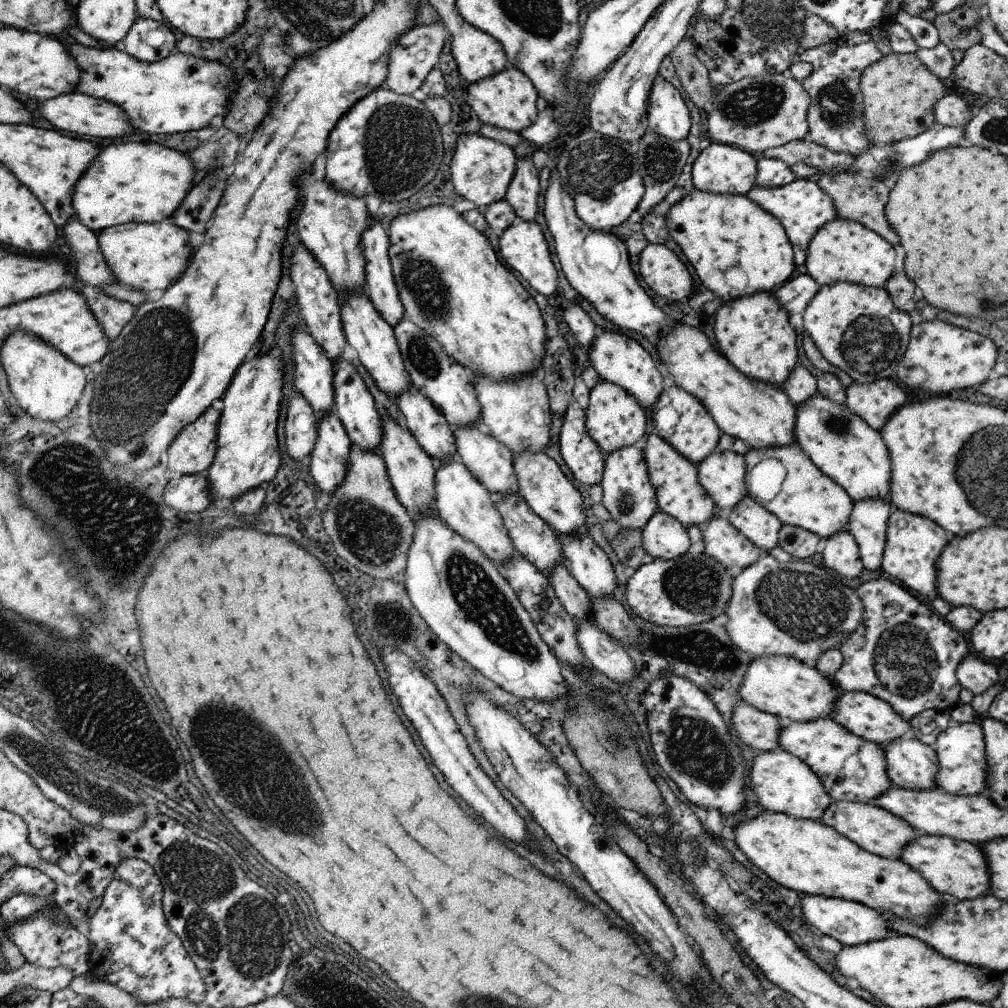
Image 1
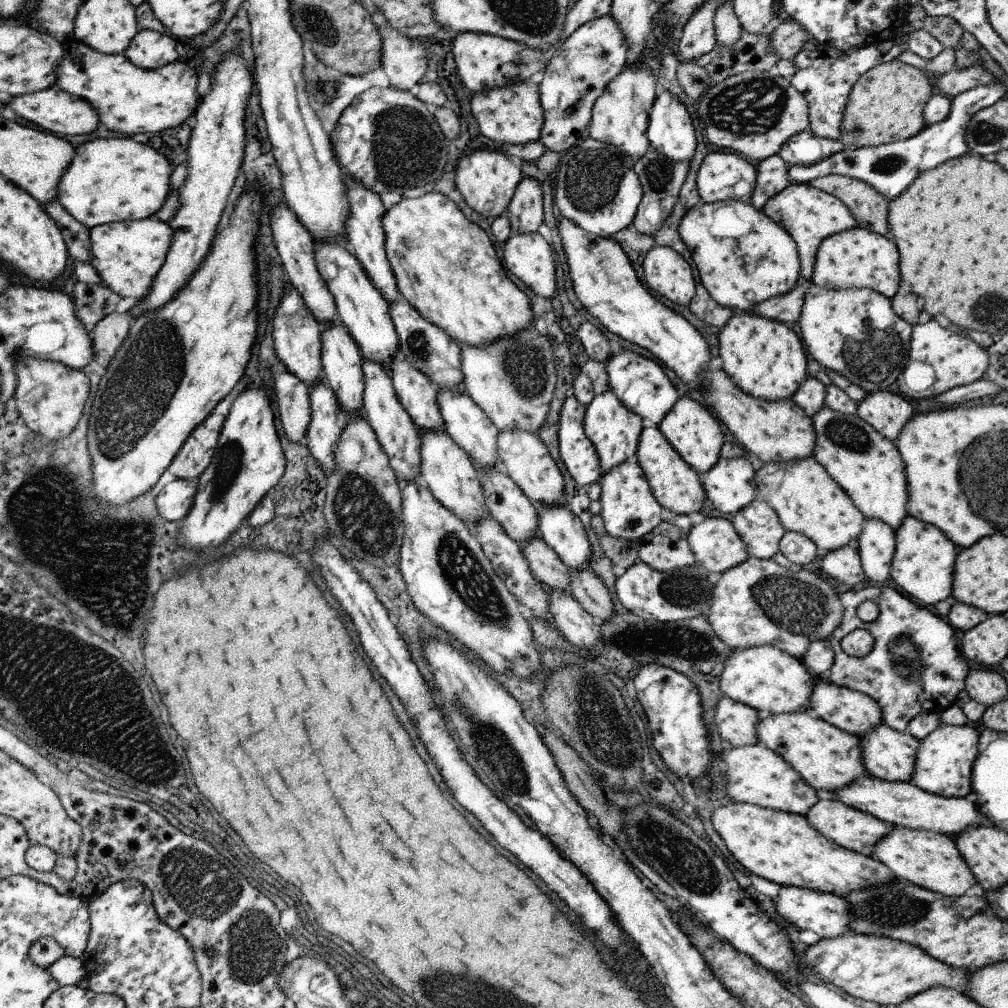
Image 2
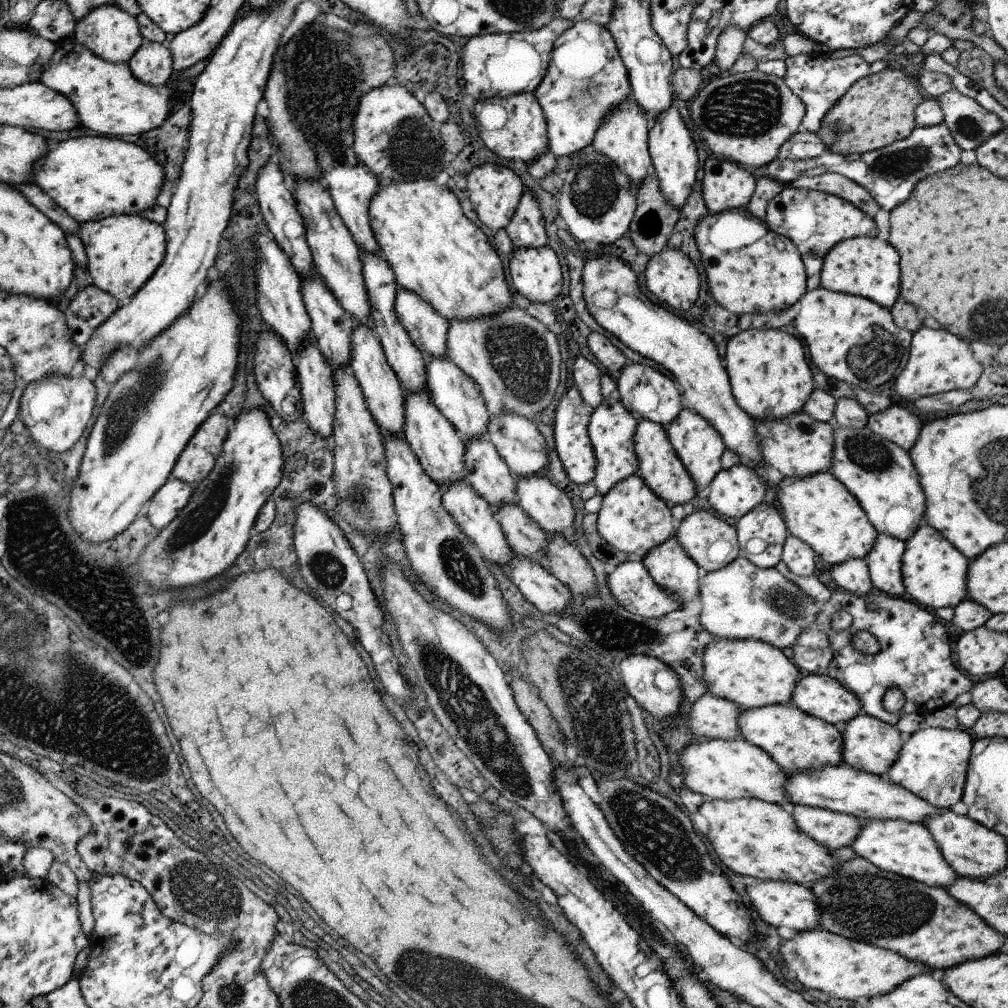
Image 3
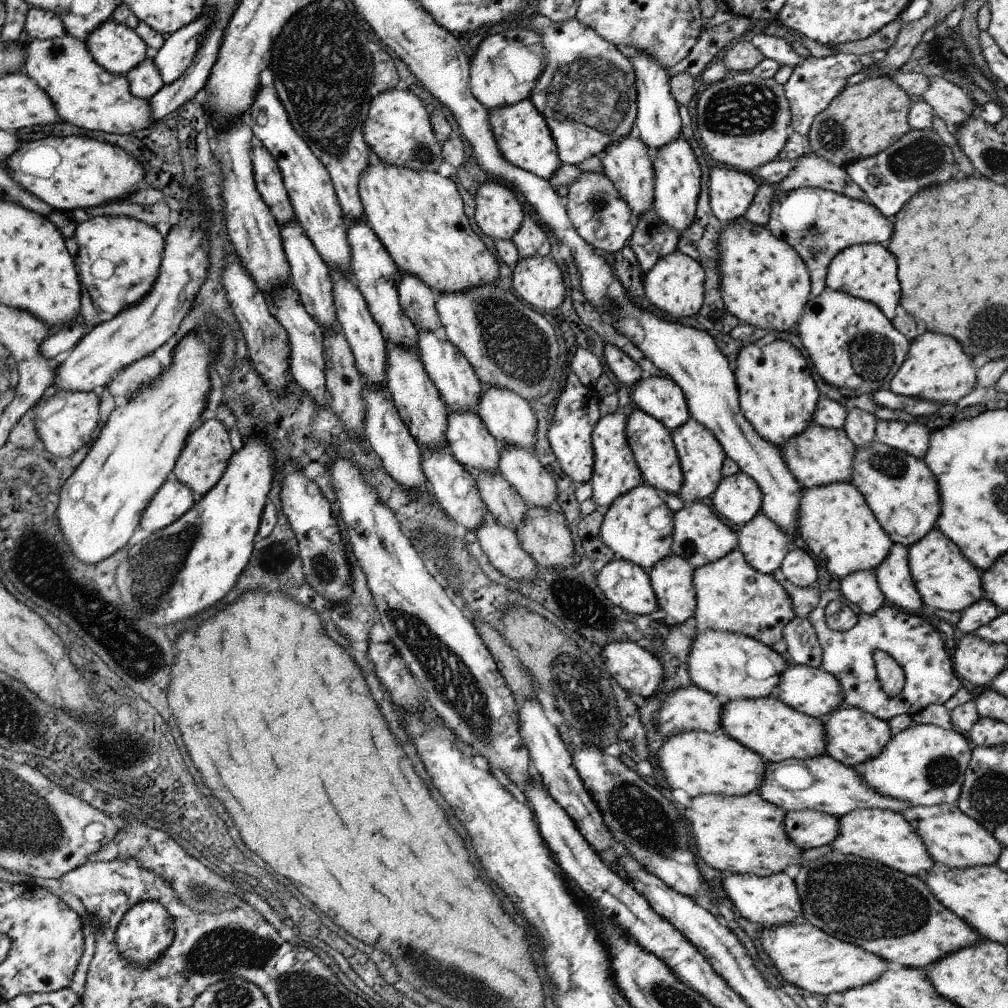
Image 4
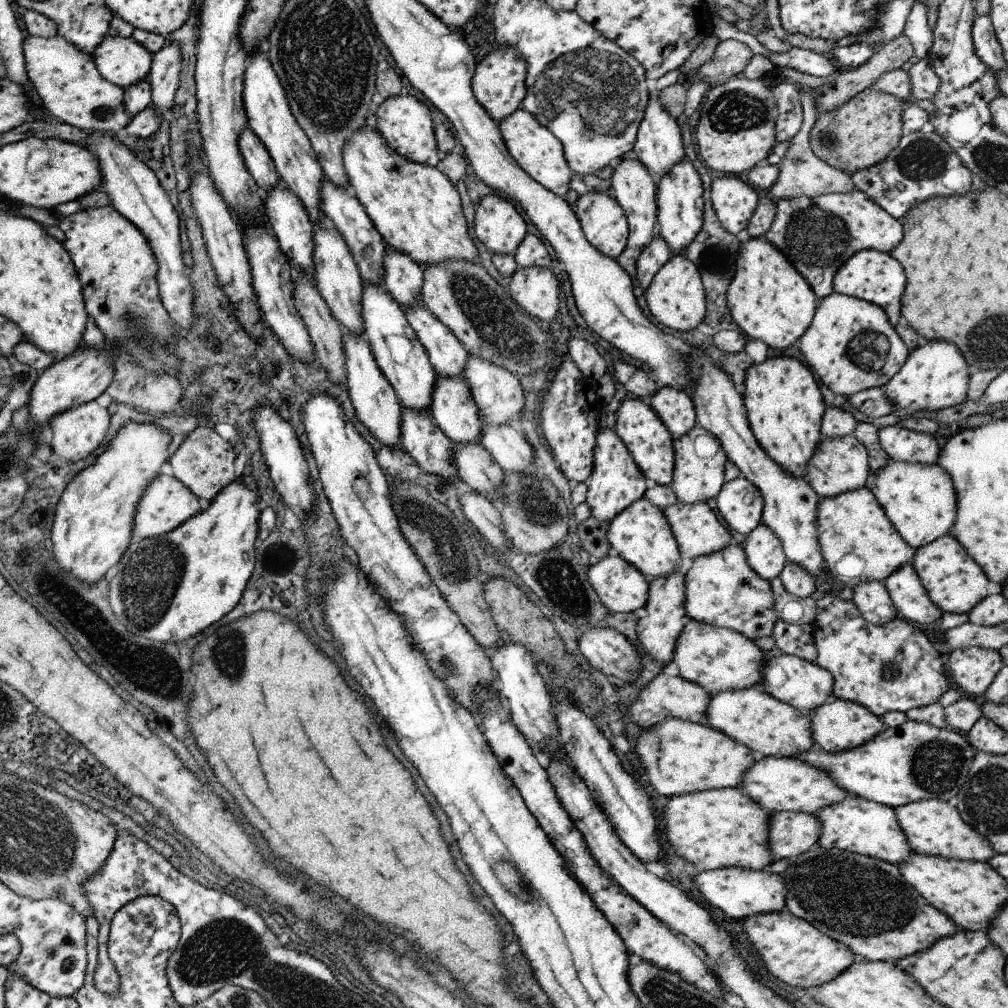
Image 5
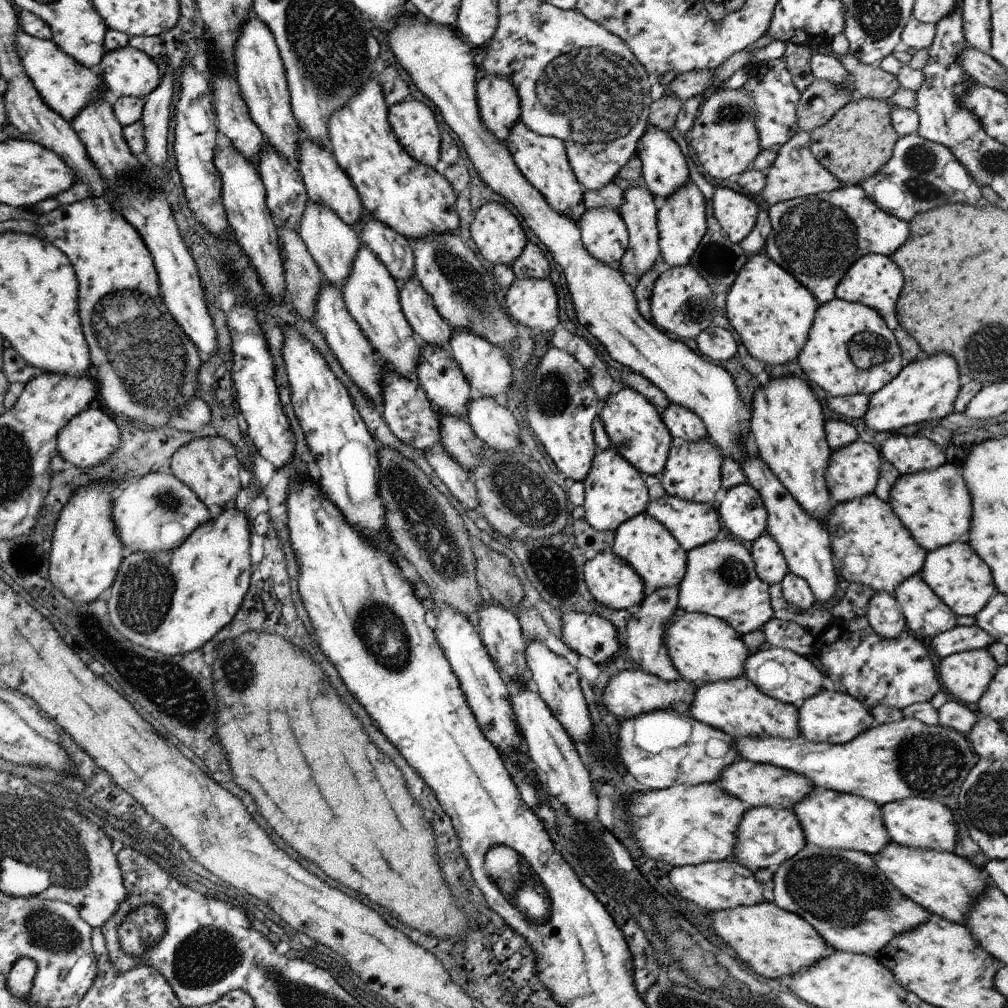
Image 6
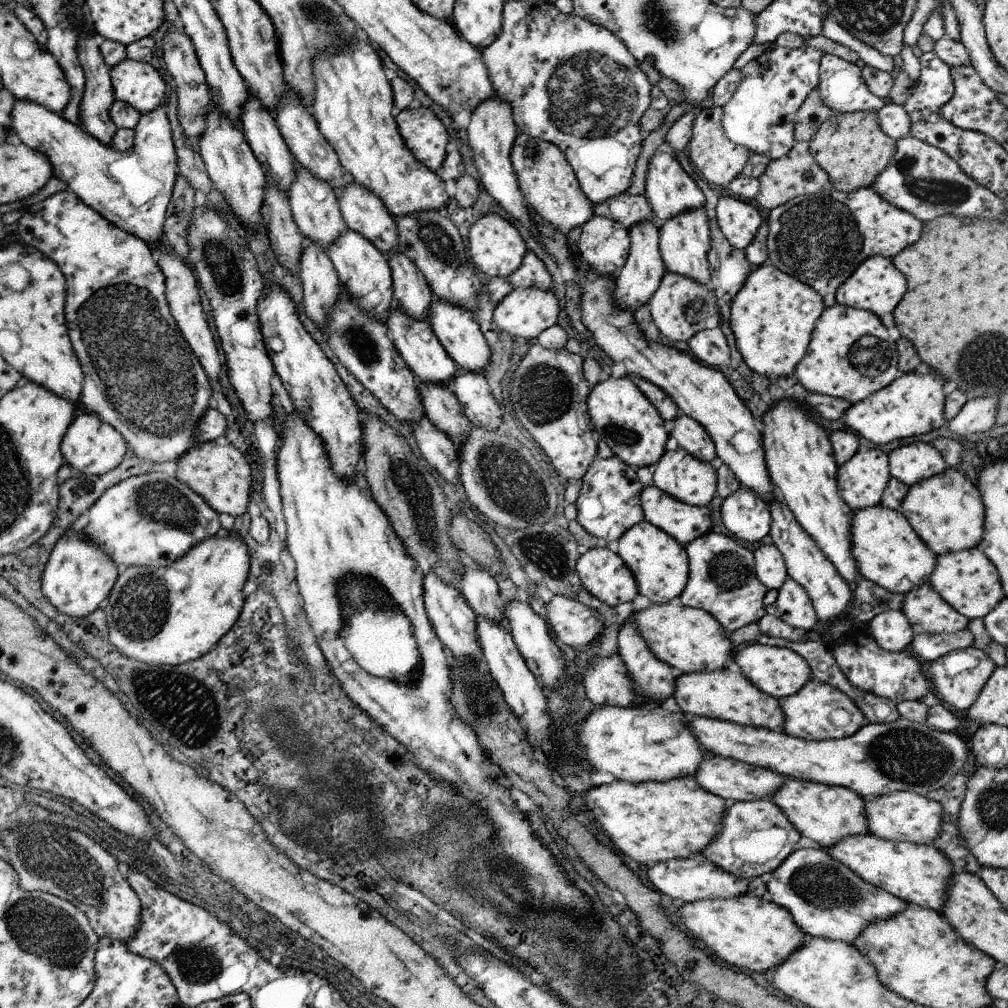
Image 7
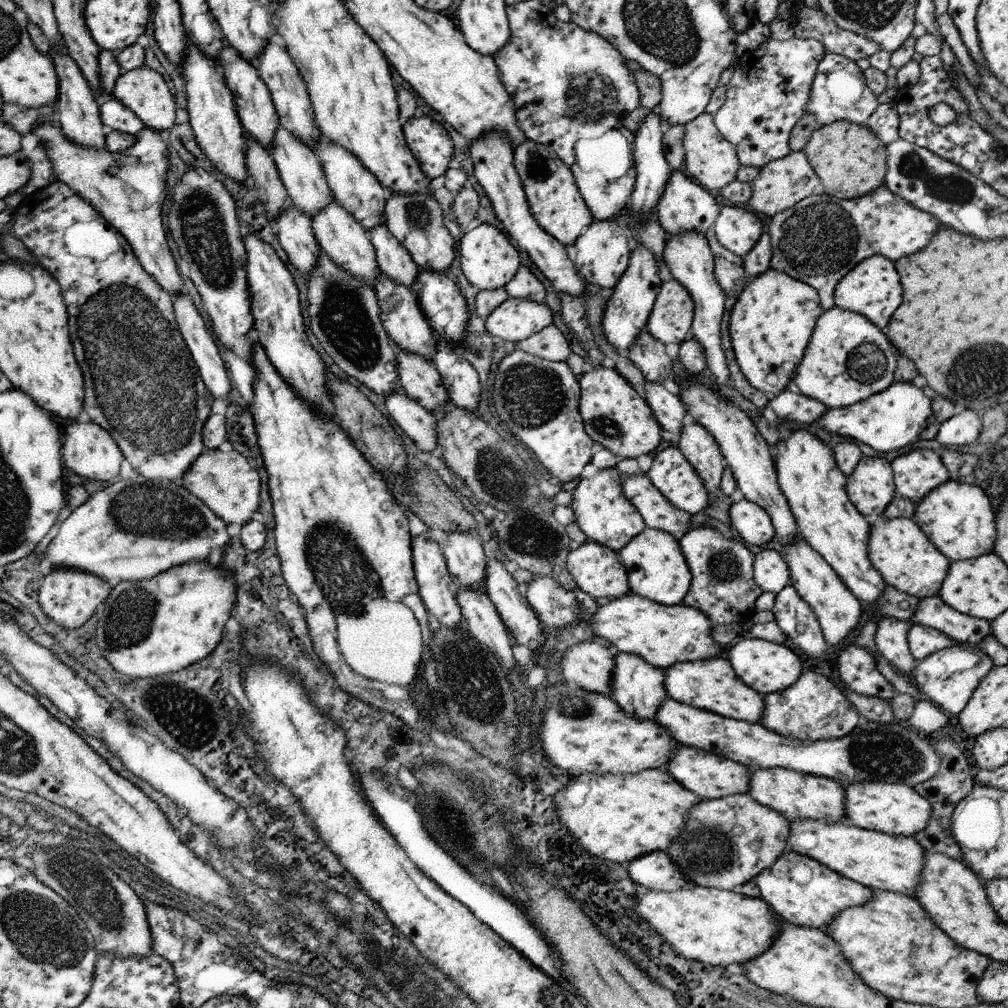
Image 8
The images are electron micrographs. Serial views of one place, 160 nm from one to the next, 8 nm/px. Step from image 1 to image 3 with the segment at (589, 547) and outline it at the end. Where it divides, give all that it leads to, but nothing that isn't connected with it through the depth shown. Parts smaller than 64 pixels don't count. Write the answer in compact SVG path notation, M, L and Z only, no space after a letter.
M545 476L517 477L517 504L548 536L570 536L579 528L566 493Z

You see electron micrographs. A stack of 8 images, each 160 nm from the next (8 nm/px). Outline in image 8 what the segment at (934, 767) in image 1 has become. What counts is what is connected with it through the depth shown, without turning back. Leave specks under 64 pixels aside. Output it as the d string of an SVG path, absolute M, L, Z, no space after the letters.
M803 672L798 680L782 692L765 695L765 709L761 723L785 737L803 741L839 739L854 730L861 716L827 674Z

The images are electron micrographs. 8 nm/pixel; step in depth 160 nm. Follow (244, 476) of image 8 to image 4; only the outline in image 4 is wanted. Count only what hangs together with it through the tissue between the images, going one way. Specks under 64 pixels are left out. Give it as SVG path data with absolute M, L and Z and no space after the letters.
M217 418L204 420L186 440L186 446L175 463L174 474L180 482L191 489L191 492L198 492L200 496L204 496L224 476L232 455L234 448L222 422Z

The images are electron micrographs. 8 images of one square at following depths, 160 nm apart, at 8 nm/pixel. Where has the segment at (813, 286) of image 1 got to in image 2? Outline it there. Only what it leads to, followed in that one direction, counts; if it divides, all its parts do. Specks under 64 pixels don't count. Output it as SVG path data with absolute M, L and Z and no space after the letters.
M808 283L797 284L792 290L780 294L780 296L759 302L752 308L751 312L755 315L782 321L784 324L786 322L794 322L801 315L807 290Z

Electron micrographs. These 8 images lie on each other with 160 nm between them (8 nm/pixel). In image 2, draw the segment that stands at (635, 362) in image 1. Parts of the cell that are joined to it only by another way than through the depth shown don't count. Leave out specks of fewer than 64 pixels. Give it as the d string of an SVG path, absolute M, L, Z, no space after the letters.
M627 349L614 350L605 363L605 370L608 374L608 386L620 402L629 411L646 420L652 420L654 424L659 425L679 399L676 388L658 362L652 358L646 358Z

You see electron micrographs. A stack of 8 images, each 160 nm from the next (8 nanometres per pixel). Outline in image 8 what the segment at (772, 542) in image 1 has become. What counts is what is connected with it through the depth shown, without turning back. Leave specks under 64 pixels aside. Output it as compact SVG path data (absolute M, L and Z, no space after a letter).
M773 549L762 550L754 555L753 580L764 593L777 595L790 584L789 568L782 553Z

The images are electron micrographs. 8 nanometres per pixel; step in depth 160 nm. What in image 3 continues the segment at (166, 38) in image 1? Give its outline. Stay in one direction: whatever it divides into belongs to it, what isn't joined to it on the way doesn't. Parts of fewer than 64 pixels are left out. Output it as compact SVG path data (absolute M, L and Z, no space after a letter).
M147 38L143 40L144 44L127 63L134 75L144 84L158 88L175 75L172 72L173 56L170 48L162 46L162 43L152 42Z

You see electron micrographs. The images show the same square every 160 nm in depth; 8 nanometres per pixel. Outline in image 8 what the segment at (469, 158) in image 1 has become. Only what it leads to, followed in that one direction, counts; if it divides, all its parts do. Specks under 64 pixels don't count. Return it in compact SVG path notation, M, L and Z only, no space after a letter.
M481 223L478 227L463 234L458 255L462 272L481 291L504 287L509 280L512 280L521 265L519 251L503 231L488 223Z

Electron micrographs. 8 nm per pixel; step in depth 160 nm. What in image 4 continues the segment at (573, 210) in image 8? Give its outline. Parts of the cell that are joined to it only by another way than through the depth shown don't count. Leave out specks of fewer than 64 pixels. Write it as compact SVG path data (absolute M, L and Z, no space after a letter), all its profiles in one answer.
M529 98L510 106L490 109L488 114L495 143L510 164L547 181L555 175L562 164L556 143L545 118Z

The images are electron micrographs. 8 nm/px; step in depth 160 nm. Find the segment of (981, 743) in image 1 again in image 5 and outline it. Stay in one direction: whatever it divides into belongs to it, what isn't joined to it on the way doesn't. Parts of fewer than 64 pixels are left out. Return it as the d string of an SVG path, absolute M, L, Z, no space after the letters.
M907 719L896 728L885 728L871 741L852 750L827 753L813 747L794 758L824 769L841 788L857 797L893 809L919 800L950 800L967 781L976 749L966 735Z

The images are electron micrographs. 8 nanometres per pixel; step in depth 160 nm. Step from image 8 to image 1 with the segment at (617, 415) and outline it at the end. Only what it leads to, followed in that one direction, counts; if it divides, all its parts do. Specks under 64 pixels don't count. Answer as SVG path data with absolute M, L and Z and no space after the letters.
M660 435L646 436L641 444L648 467L649 479L656 489L659 510L679 520L686 529L691 526L698 526L706 520L712 520L716 516L717 504L701 487L697 475L698 465L682 456Z

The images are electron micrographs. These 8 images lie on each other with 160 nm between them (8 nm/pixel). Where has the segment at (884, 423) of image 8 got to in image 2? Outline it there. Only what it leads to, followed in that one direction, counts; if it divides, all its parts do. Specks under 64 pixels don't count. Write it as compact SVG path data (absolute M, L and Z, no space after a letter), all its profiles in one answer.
M943 322L916 323L912 327L910 341L910 362L920 362L926 366L932 366L934 370L934 384L928 386L928 390L914 390L906 382L898 380L899 389L902 394L910 398L932 398L943 392L952 390L954 387L967 385L983 378L990 366L989 352L980 346L967 333L958 335L946 328Z

